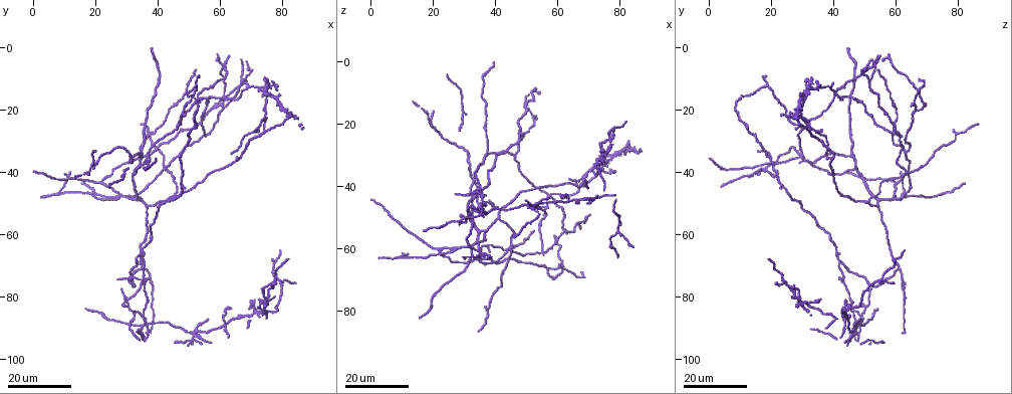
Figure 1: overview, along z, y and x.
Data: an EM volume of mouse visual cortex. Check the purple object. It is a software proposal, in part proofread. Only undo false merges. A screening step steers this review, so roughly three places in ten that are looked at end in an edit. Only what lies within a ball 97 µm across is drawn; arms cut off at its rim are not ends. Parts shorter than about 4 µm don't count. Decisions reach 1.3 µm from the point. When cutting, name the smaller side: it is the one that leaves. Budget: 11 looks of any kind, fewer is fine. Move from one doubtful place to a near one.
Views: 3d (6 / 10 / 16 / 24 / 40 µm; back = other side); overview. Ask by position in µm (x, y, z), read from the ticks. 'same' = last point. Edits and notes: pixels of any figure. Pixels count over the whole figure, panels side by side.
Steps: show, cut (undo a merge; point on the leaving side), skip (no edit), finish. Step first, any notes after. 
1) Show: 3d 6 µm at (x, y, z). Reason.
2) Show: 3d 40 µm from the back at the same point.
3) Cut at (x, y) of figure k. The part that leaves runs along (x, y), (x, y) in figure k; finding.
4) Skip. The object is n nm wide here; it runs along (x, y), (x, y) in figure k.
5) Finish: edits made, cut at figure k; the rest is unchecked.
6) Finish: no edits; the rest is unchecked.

Show: 3d 16 µm at (55.0, 28.0, 60.5). Looks like a crossing.

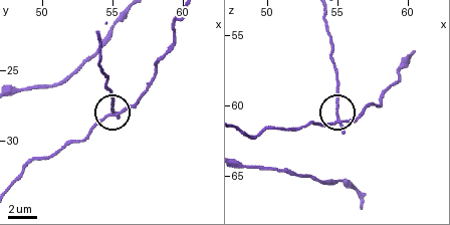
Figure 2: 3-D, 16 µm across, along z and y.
Show: 3d 6 µm at (55.0, 27.8, 60.8).

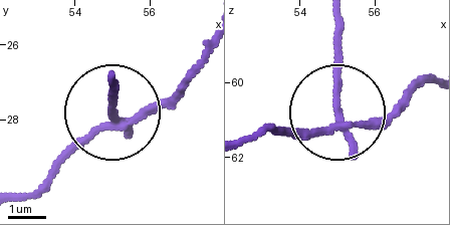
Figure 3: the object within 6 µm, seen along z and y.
Cut at (341, 80) of figure 3. The side arm is 36 µm long; the part that leaves runs along (344, 128), (333, 16) in figure 3; a second neuron is stuck on.

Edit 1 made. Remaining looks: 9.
Show: overview. Redraw.

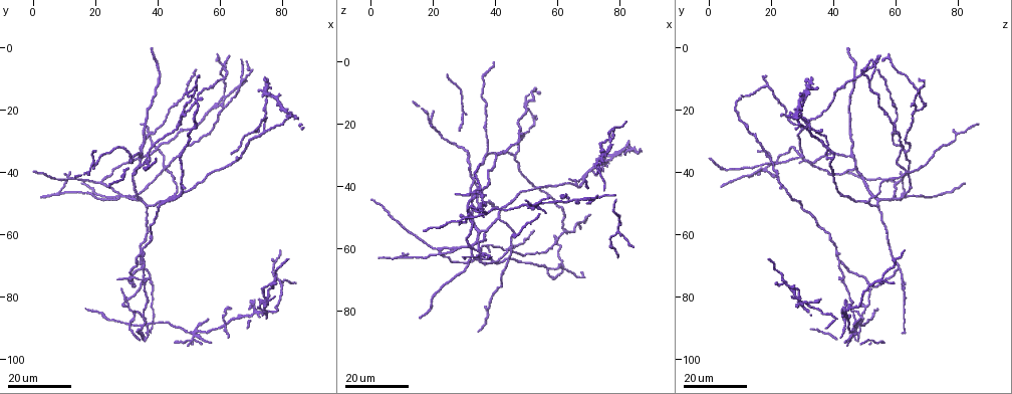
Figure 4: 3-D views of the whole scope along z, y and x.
Show: 3d 16 µm at (74.0, 22.0, 30.5).

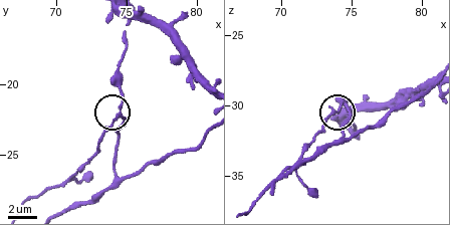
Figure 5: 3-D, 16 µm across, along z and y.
Show: 3d 6 µm at (74.2, 22.4, 30.2). Zoom in.

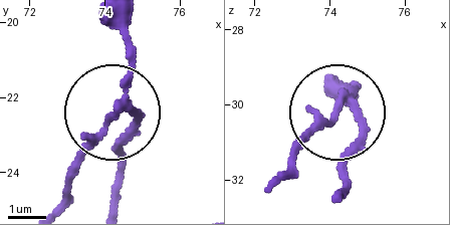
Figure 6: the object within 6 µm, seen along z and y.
Cut at (91, 139) of figure 6. The object is 190 nm wide here; the part that leaves runs along (119, 105), (51, 208) in figure 6; two neurons meet here.

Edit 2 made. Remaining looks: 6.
Show: overview. See it whole again.

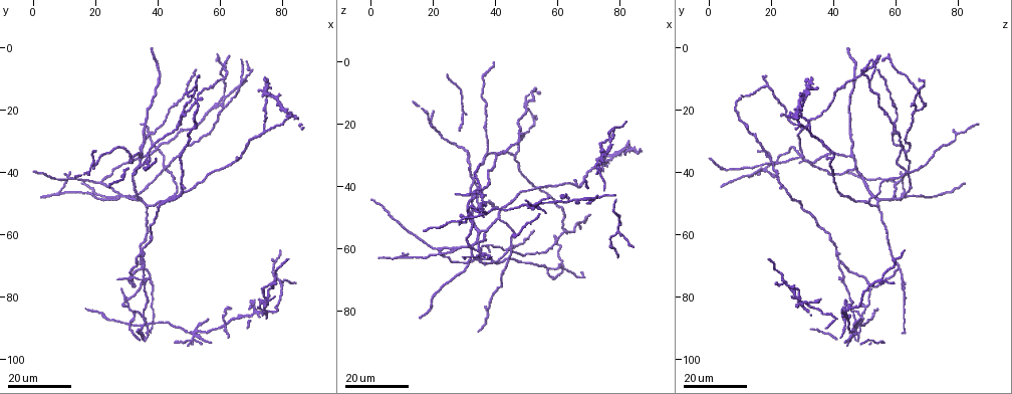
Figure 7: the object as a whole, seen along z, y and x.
Show: 3d 16 µm at (37.0, 51.0, 54.5). A fork.

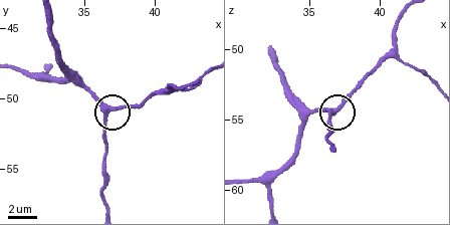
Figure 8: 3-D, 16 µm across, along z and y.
Show: 3d 6 µm at (36.6, 50.6, 54.2).

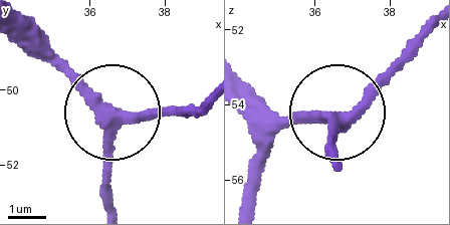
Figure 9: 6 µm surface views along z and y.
Skip. The side arm is 91 µm long; it runs along (107, 207), (110, 114), (204, 110) in figure 9; continuous, no second neuron.

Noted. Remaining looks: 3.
Show: 3d 24 µm at (38.0, 74.0, 62.0). Three arms meet.

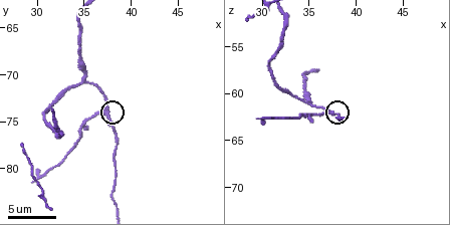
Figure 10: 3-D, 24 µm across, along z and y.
Show: 3d 6 µm at (37.2, 74.2, 62.4).

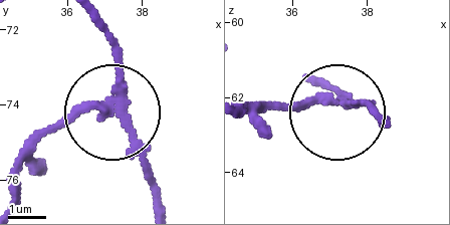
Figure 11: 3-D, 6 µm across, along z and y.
Cut at (58, 126) of figure 11. 3 arms meet here; the part that leaves runs along (110, 108), (65, 119), (21, 167), (18, 195) in figure 11; a second neuron is stuck on.

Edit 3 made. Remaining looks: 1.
Finish: edits made, cut at figure 3, cut at figure 6, cut at figure 11; the rest is unchecked.

